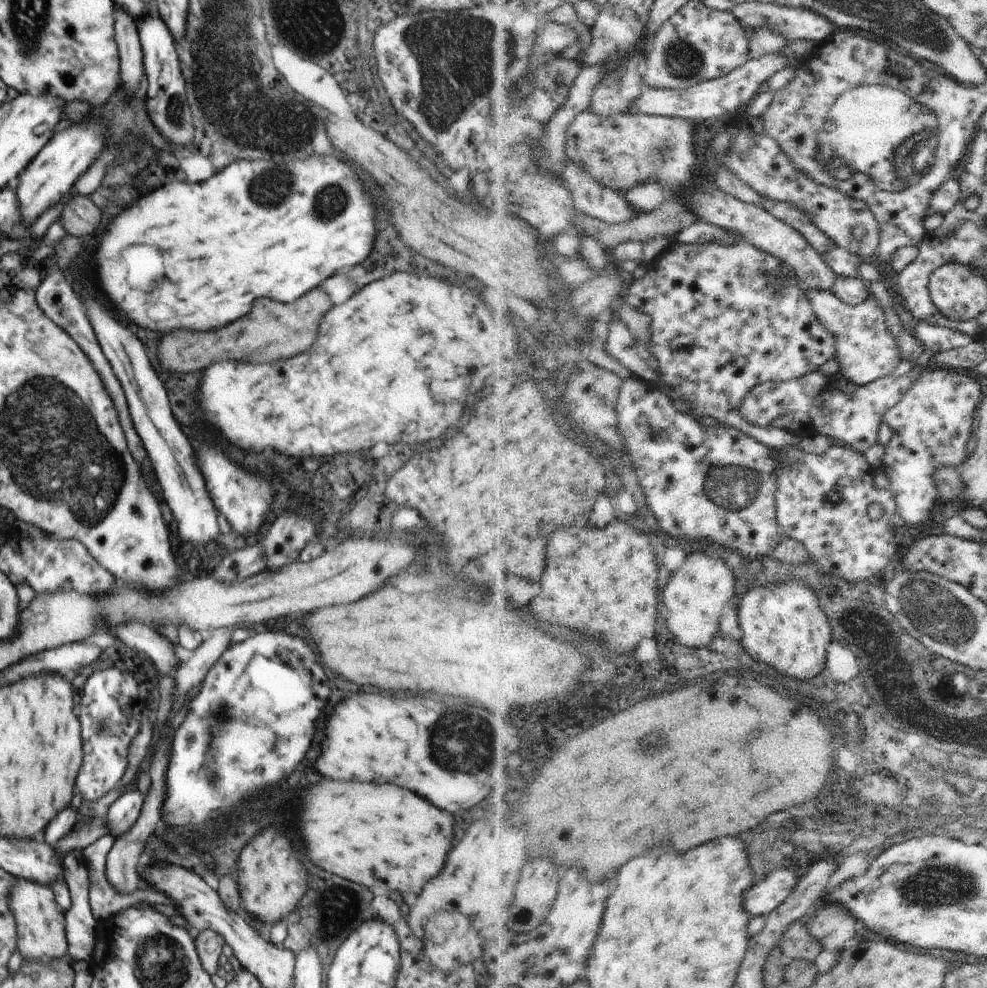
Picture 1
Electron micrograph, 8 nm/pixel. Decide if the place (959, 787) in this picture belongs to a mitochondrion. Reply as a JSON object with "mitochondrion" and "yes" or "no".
{"mitochondrion":"no"}

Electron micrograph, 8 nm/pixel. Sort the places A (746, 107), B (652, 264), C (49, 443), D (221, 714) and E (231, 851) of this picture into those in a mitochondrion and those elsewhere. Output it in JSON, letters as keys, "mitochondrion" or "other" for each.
{"A":"other","B":"other","C":"mitochondrion","D":"mitochondrion","E":"other"}

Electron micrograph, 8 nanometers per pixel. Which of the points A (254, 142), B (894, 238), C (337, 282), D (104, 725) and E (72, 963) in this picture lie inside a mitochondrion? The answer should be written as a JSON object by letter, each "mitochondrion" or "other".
{"A":"mitochondrion","B":"other","C":"other","D":"mitochondrion","E":"other"}

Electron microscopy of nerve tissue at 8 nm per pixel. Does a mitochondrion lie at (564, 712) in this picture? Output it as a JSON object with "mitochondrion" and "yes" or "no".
{"mitochondrion":"no"}

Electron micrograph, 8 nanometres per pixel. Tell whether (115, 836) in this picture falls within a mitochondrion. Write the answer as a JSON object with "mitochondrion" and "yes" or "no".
{"mitochondrion":"no"}

